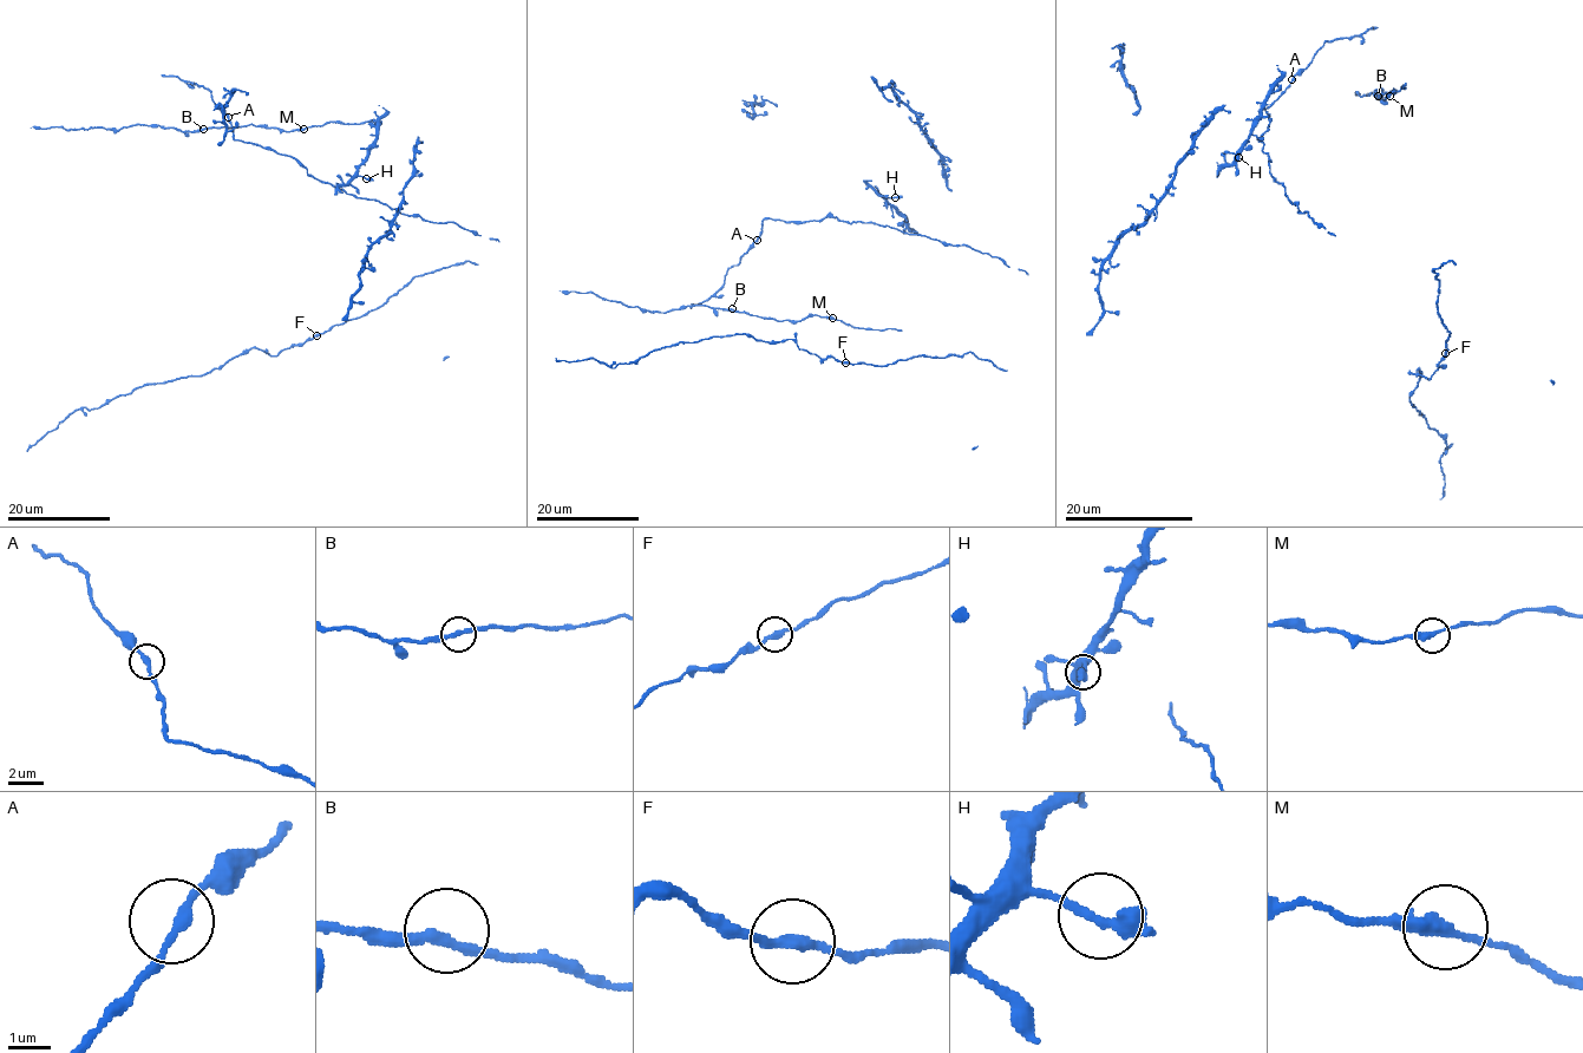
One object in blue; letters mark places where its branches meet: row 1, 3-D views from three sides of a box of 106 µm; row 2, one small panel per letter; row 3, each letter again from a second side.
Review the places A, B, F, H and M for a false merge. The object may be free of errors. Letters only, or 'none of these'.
none of these

